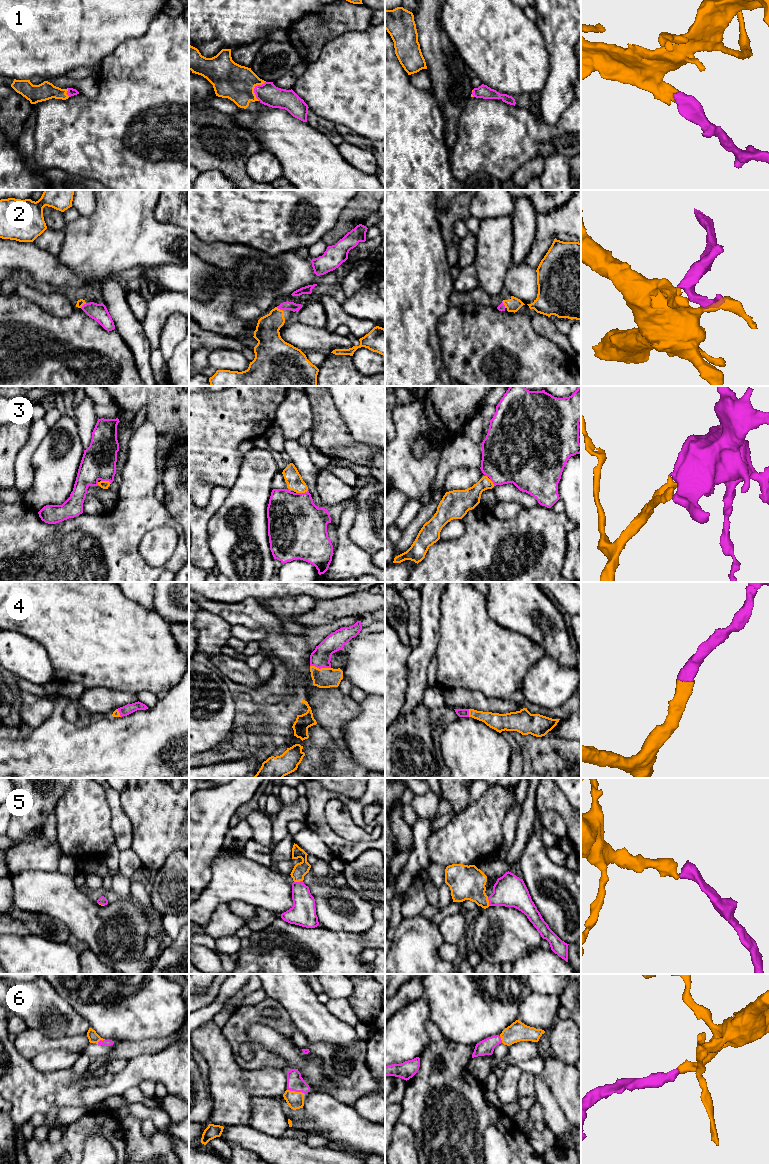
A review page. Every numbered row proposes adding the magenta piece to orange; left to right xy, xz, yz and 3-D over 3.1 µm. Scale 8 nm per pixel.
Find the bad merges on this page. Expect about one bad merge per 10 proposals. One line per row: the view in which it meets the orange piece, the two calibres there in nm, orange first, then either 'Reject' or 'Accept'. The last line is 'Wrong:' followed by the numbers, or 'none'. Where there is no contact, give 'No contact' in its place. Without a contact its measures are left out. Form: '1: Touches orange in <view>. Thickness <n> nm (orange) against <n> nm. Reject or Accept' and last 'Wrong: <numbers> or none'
1: Touches orange in xz. Thickness 300 nm (orange) against 180 nm. Accept
2: Touches orange in xz. Thickness 200 nm (orange) against 70 nm. Accept
3: Touches orange in xz. Thickness 130 nm (orange) against 440 nm. Accept
4: Touches orange in xz. Thickness 160 nm (orange) against 160 nm. Accept
5: Touches orange in xz. Thickness 110 nm (orange) against 200 nm. Accept
6: Touches orange in xz. Thickness 140 nm (orange) against 140 nm. Accept
Wrong: none

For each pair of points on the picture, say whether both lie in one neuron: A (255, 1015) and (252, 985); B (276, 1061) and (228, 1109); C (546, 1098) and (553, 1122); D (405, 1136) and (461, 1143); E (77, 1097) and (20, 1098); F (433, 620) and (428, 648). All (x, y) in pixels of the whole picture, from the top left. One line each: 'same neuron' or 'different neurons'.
A: different neurons
B: different neurons
C: same neuron
D: different neurons
E: same neuron
F: same neuron

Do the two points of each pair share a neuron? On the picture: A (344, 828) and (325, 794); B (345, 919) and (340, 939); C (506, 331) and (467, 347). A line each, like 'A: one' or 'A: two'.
A: two
B: two
C: one

